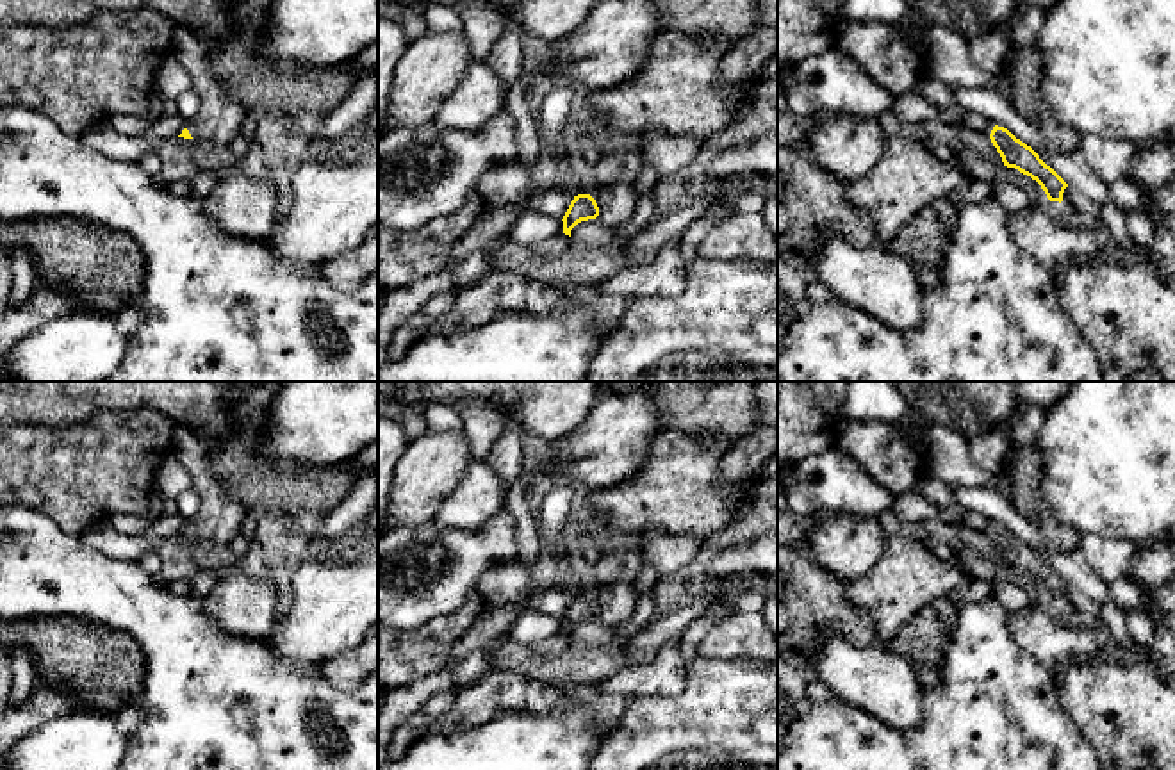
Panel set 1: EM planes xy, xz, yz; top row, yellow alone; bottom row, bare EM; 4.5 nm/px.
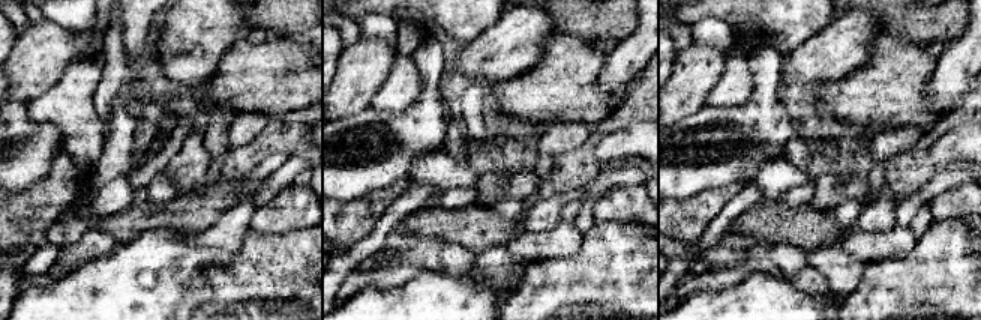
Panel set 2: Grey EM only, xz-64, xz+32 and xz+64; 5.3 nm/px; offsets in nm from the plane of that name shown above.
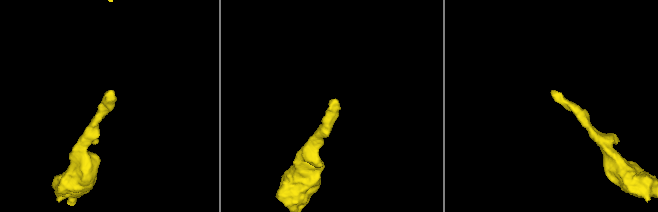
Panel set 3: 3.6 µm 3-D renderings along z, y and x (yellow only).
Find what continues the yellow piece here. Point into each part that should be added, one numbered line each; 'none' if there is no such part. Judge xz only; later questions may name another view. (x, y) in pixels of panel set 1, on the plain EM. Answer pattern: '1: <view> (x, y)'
1: xz (616, 601)

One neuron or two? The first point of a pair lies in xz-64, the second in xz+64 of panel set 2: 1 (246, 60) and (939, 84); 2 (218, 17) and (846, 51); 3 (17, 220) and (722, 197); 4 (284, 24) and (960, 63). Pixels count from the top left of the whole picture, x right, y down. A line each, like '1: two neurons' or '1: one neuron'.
1: two neurons
2: one neuron
3: one neuron
4: two neurons

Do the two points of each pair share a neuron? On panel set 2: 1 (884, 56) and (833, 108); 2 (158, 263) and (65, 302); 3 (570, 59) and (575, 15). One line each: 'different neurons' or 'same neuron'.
1: same neuron
2: same neuron
3: different neurons

